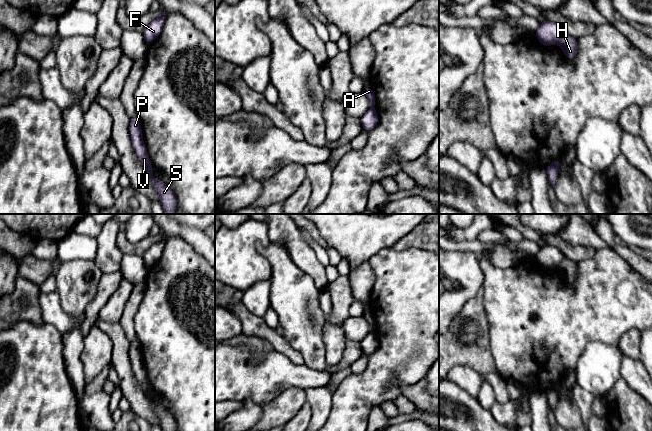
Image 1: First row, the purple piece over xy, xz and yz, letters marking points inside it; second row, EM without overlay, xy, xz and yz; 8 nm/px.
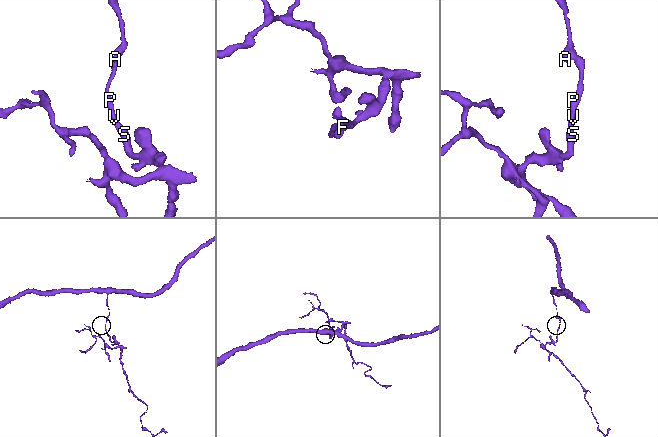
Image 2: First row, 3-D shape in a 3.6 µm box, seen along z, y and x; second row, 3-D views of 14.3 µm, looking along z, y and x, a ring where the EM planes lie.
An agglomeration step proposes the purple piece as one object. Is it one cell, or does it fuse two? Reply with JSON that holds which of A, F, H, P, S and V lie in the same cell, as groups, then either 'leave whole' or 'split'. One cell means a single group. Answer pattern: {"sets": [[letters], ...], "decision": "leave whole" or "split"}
{"sets": [["A", "F"], ["H", "P", "S", "V"]], "decision": "split"}

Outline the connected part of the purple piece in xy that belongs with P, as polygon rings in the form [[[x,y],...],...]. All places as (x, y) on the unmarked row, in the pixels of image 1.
[[[136,341],[130,342],[129,357],[135,377],[139,381],[142,389],[150,400],[151,406],[159,419],[159,425],[162,431],[176,431],[177,424],[174,421],[175,416],[169,410],[161,406],[152,397],[152,387],[147,379],[146,371],[143,366],[143,356],[141,346]]]

